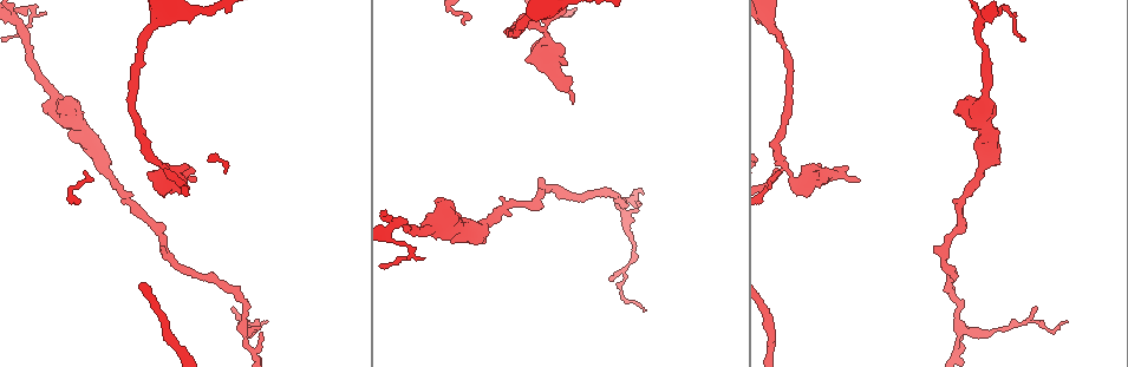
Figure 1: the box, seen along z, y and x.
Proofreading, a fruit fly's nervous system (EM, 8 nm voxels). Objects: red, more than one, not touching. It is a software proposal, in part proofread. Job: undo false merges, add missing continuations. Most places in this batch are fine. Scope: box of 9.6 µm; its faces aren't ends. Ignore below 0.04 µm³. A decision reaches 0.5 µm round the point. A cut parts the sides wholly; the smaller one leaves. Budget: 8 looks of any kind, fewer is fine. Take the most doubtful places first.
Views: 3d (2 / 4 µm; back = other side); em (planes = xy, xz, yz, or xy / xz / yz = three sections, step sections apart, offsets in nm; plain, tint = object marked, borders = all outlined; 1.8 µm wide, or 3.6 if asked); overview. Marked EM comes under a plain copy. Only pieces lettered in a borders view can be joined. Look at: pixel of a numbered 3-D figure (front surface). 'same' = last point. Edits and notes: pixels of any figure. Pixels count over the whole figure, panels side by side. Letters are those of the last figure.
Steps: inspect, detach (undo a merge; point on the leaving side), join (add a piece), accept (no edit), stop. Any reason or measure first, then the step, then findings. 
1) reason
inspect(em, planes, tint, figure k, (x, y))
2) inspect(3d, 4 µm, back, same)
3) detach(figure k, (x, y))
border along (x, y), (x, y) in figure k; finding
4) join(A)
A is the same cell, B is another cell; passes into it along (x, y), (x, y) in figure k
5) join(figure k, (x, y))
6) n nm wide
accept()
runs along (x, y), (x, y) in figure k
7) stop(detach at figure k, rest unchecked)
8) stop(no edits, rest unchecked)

sharp bend
inspect(3d, 4 µm, figure 1, (162, 164))

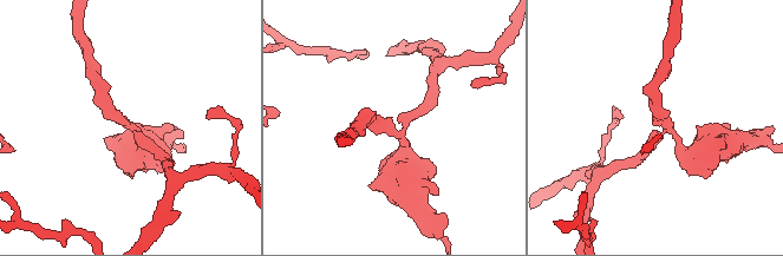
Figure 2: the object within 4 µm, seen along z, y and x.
3 arms; arms of 170, 220, 360 nm
inspect(em, planes, tint, figure 2, (665, 126))

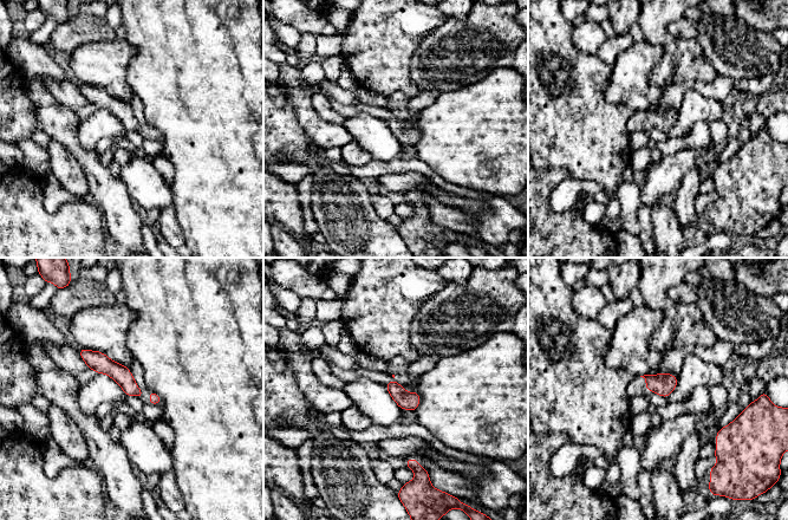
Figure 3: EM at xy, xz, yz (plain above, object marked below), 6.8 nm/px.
inspect(em, planes, borders, same)

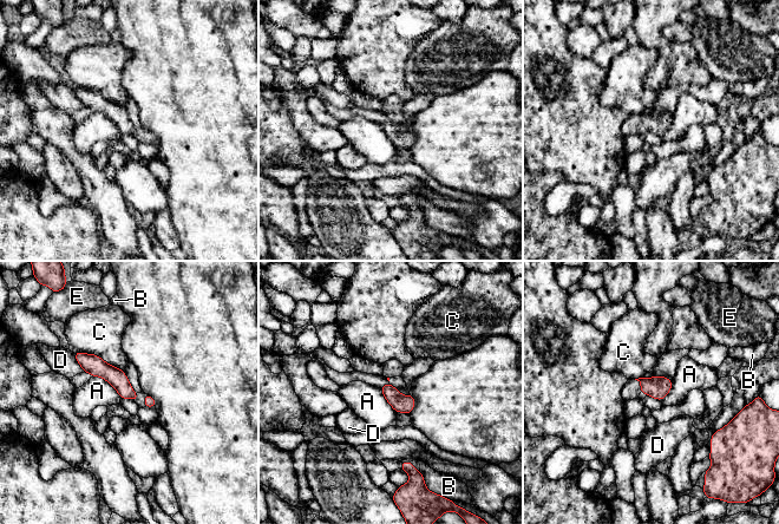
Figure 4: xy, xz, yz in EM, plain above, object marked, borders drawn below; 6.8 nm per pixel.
accept()
A, B, C, D and E are other cells; border along (92, 375), (104, 378), (120, 398) in figure 4; one neuron here

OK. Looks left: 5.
calibre changes
inspect(3d, 4 µm, figure 1, (433, 229))

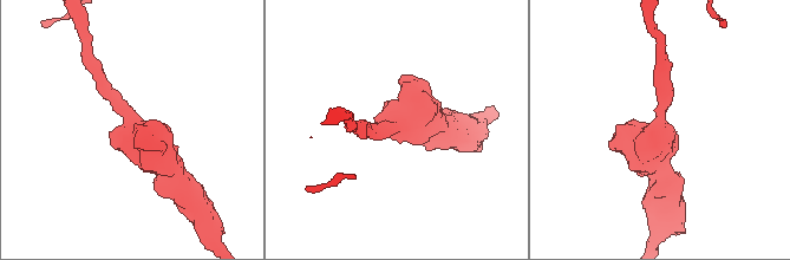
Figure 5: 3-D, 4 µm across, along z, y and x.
inspect(em, 3.6 µm, yz, step 8, borders, figure 5, (662, 127))

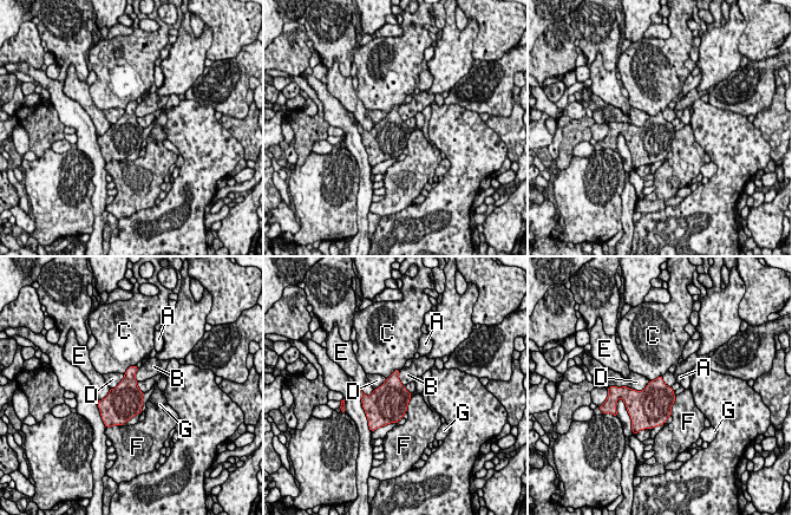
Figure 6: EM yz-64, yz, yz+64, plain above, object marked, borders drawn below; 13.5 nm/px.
accept()
A, B, C, D, E, F and G are other cells; border along (398, 371), (398, 378), (404, 386) in figure 6; one neuron here

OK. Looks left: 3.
thin end
inspect(3d, 4 µm, figure 1, (645, 310))

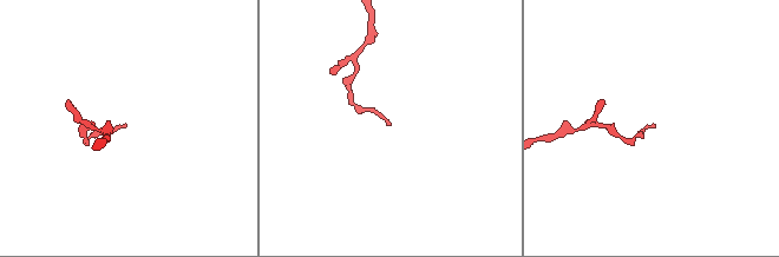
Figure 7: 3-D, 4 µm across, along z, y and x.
inspect(em, planes, borders, figure 7, (124, 126))

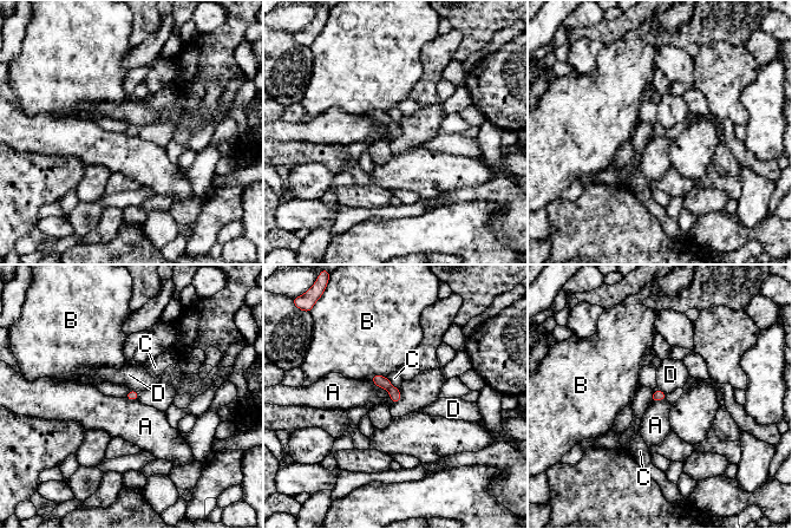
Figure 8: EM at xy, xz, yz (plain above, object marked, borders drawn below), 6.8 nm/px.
accept()
A, B, C and D are other cells; border along (665, 398), (650, 402) in figure 8; none of them fits

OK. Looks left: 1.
stop(no edits, rest unchecked)

